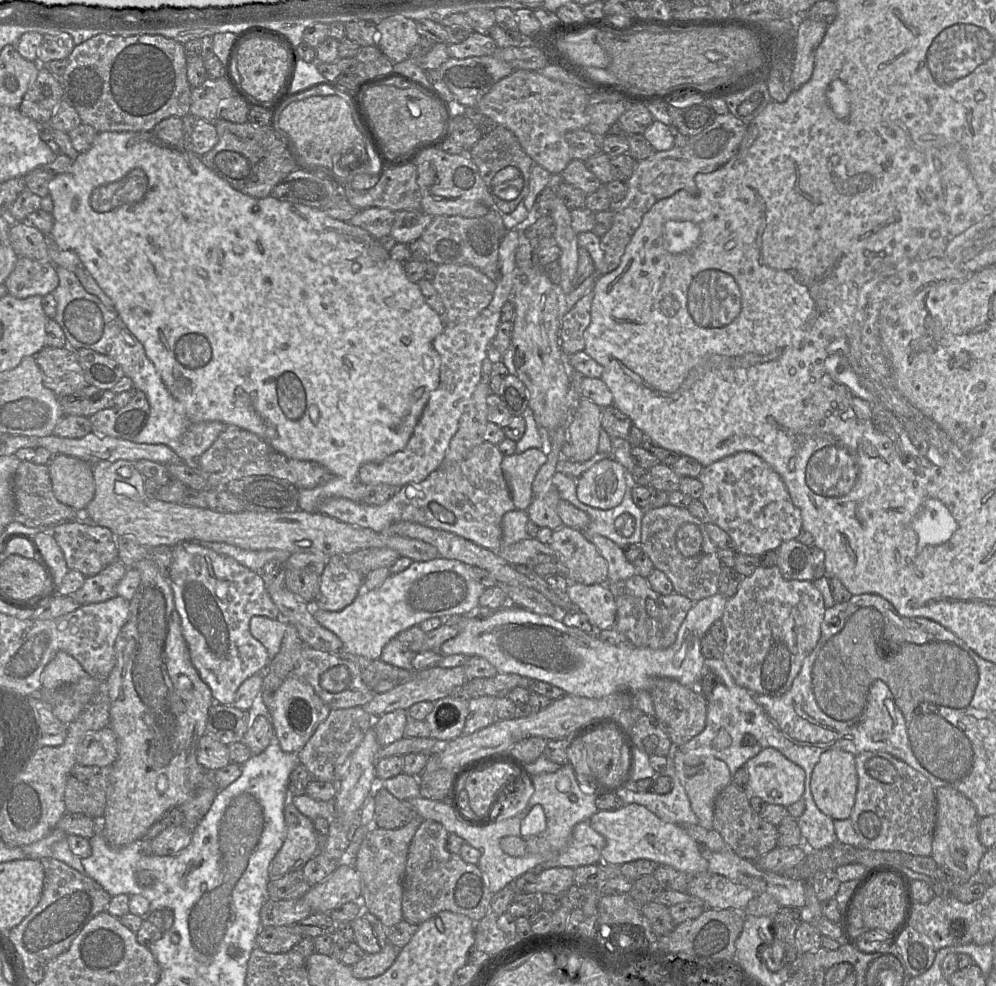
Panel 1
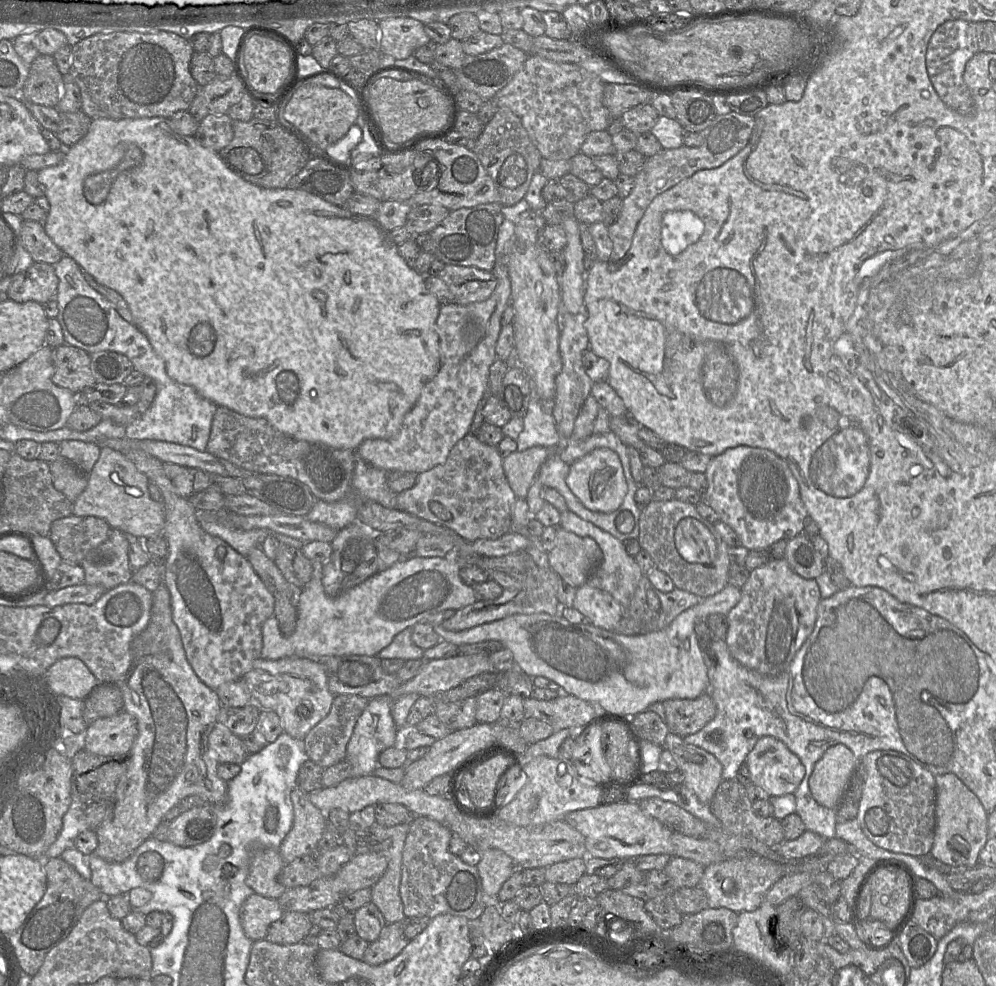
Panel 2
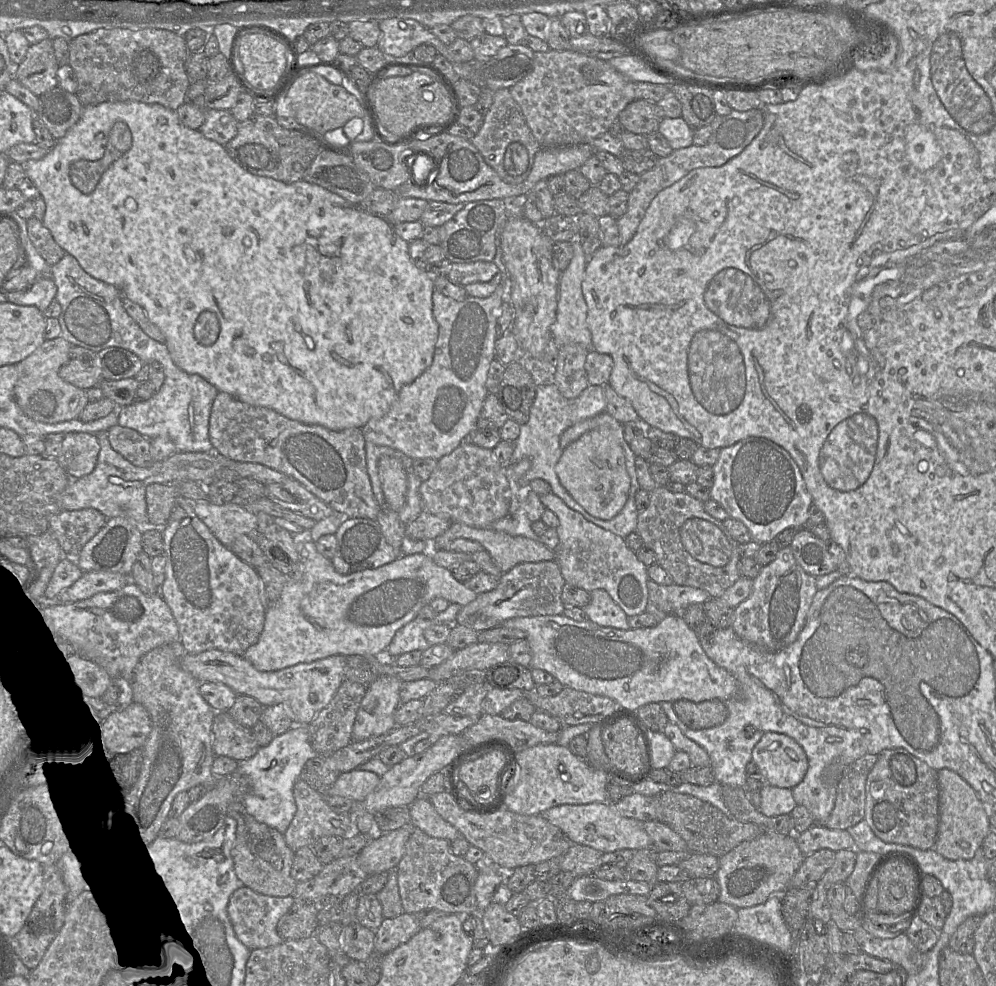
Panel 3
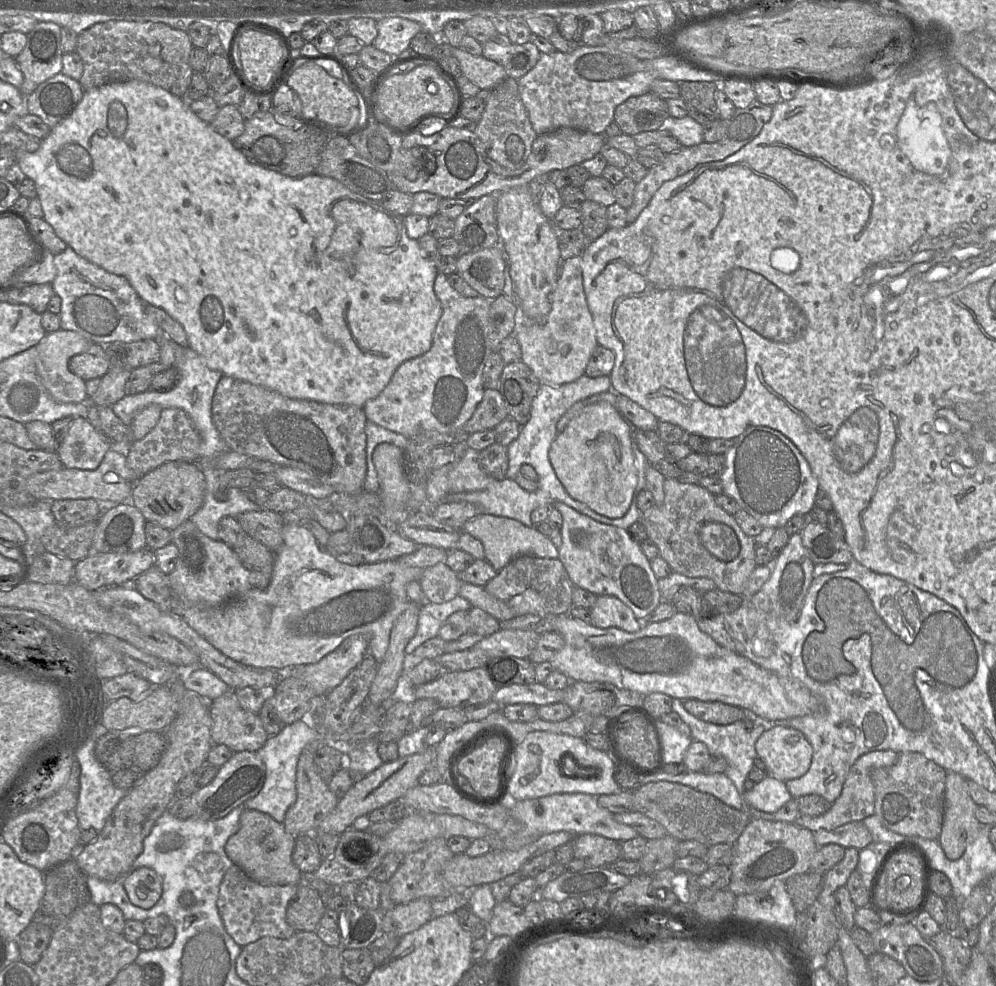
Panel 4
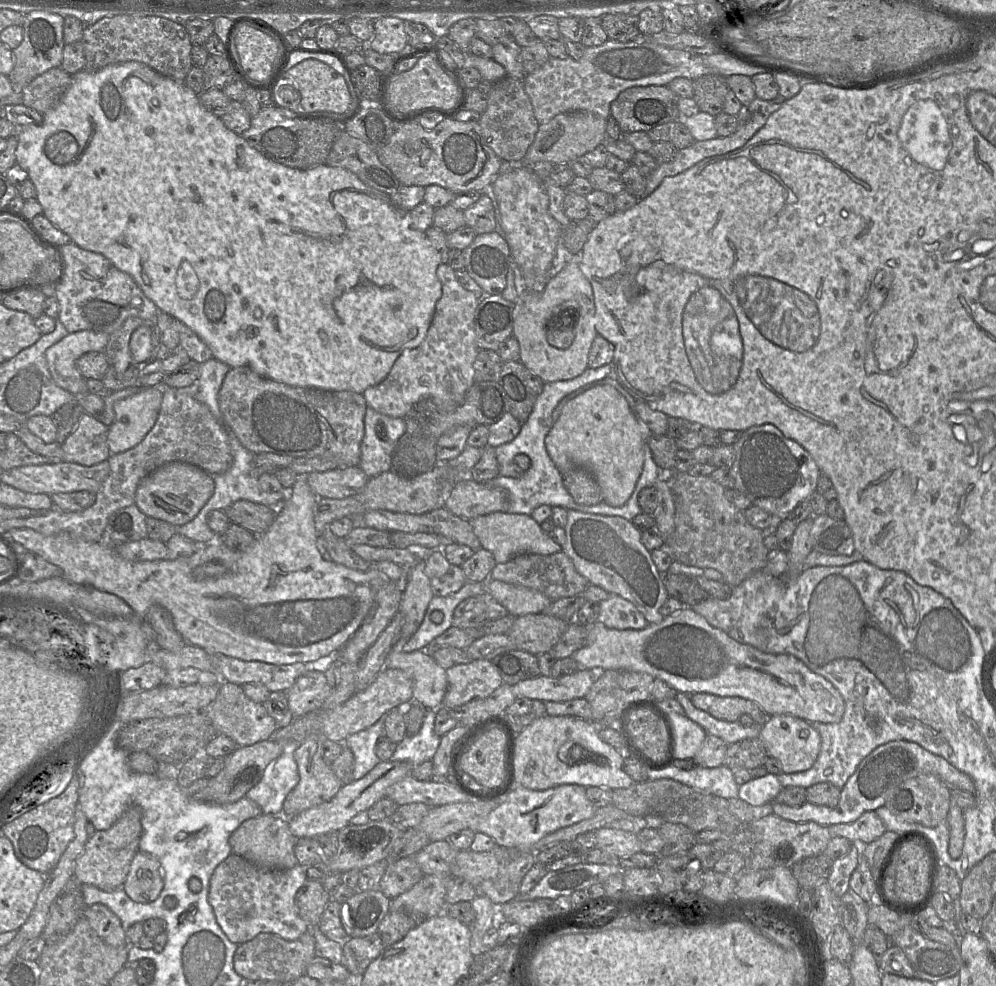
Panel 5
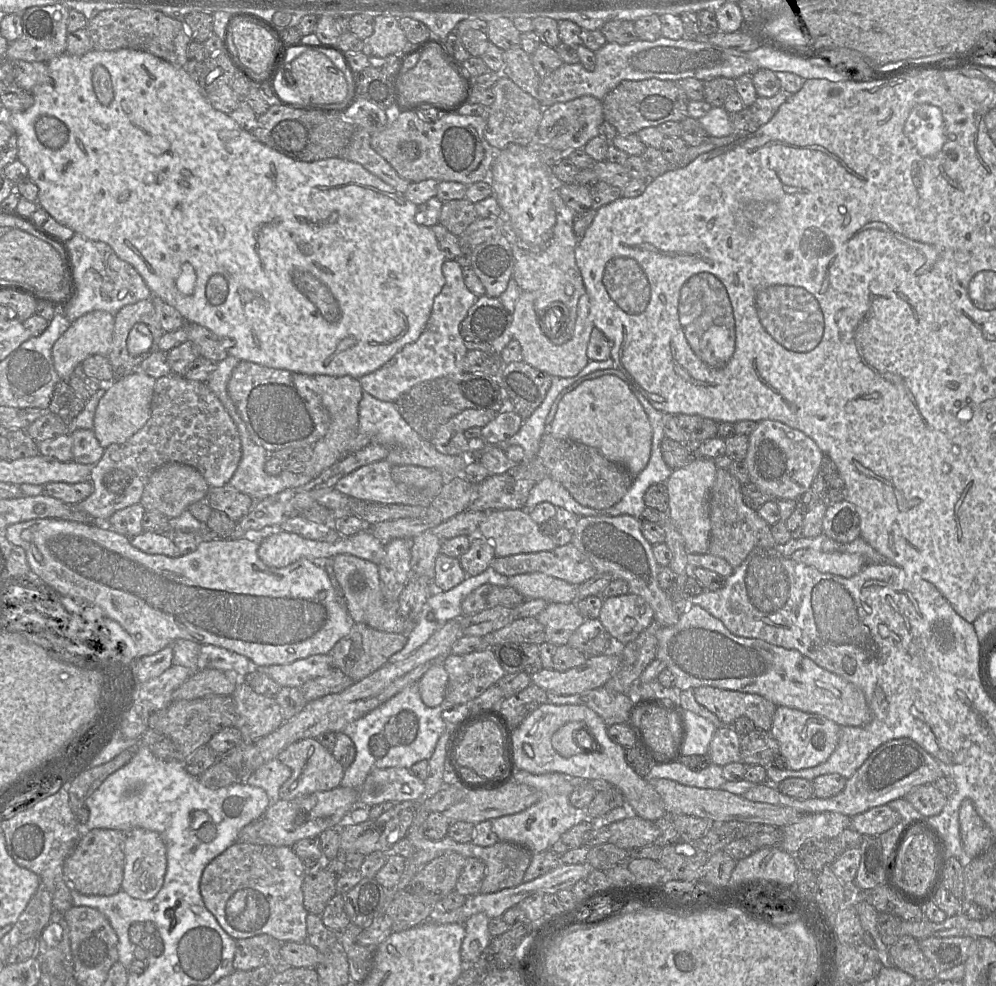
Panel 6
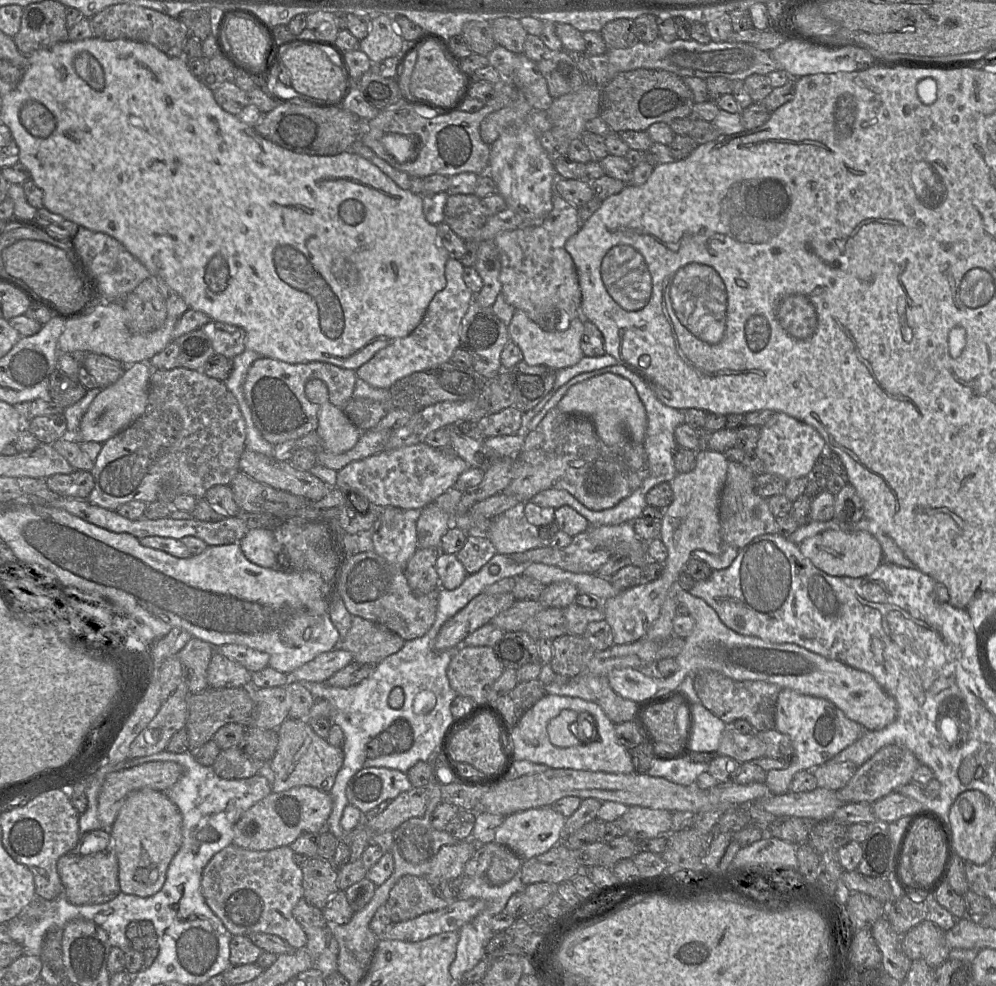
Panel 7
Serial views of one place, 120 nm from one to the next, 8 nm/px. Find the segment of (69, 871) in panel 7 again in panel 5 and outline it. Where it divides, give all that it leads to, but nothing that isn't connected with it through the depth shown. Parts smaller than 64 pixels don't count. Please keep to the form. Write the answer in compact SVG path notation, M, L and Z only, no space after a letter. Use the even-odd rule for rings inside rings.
M132 806L108 830L96 830L93 836L89 837L82 855L76 861L74 878L81 884L93 885L107 892L122 888L131 862L139 850L143 832L141 816L141 808Z

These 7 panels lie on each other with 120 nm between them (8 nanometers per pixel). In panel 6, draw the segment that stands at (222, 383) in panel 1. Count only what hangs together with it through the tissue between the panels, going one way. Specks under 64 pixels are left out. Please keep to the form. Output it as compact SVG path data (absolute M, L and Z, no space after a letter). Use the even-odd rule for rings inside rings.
M133 49L115 51L92 50L82 56L71 56L65 52L50 60L47 66L49 82L35 86L32 91L34 99L32 106L23 112L5 114L6 122L17 136L17 159L27 167L28 177L39 188L38 206L44 208L57 222L71 228L74 232L82 234L87 239L107 243L121 260L129 263L138 271L153 295L159 296L173 306L187 322L199 324L220 337L233 340L234 344L229 349L228 356L269 368L284 369L307 375L351 376L360 379L362 376L379 369L405 345L415 342L420 337L430 318L434 299L446 283L442 270L446 257L439 247L433 230L416 222L418 206L410 202L404 194L399 193L356 162L348 161L341 157L312 162L299 161L264 145L251 132L241 128L229 115L213 108L207 99L206 93L202 90L199 83L187 73L185 68L176 67L153 54Z

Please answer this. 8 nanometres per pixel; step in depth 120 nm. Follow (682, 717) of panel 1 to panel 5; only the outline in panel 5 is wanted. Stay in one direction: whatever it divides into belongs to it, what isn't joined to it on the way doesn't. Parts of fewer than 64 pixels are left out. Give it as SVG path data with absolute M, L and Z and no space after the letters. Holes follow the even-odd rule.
M710 693L690 695L692 704L711 716L727 722L735 722L743 714L749 715L755 723L763 725L768 715L755 702L741 697L722 697Z

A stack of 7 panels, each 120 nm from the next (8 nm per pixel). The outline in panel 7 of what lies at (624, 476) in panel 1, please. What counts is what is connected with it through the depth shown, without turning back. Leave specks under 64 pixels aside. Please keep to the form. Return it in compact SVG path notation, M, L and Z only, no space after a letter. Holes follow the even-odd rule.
M605 373L570 387L556 407L565 413L589 418L598 437L608 446L620 445L627 440L643 444L646 438L647 414L636 389L626 378Z

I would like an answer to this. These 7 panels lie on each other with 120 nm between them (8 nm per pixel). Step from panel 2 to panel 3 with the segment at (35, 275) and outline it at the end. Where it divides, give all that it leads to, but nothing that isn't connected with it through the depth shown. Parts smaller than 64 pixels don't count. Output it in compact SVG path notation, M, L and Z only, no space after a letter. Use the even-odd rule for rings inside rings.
M50 269L49 274L44 274L39 276L30 286L26 287L25 289L19 290L19 291L12 291L5 293L7 301L11 302L16 305L30 305L37 307L41 312L45 311L47 307L51 304L51 302L55 299L57 293L57 287L55 285L54 280L50 276Z

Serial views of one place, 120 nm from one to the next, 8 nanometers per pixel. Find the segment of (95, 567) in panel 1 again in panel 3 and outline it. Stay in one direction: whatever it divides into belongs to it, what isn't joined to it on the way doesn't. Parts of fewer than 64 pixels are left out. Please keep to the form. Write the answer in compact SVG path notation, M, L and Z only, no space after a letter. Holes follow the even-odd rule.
M93 508L61 510L49 521L49 530L67 557L77 557L84 545L105 525L107 518Z

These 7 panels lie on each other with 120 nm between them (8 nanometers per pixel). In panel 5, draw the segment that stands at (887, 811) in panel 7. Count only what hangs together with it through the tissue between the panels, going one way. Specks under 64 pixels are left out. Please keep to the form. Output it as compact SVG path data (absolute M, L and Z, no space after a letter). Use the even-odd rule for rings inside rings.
M875 811L864 812L858 819L850 823L841 823L828 826L831 837L844 837L851 842L860 841L868 844L885 831L885 825Z

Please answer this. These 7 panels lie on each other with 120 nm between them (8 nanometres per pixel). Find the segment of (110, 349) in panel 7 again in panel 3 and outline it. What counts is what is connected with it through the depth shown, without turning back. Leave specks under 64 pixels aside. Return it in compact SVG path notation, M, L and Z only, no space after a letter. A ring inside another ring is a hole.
M62 336L45 340L32 354L17 363L18 379L14 387L15 400L25 415L48 424L78 419L88 404L86 391L59 376L60 368L68 362L72 345Z

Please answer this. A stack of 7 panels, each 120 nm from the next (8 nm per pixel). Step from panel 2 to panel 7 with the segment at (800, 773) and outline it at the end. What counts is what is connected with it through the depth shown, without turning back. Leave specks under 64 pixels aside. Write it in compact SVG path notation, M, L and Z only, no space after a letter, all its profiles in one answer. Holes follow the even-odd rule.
M781 689L778 695L775 714L775 729L790 737L794 753L791 764L785 769L772 769L767 772L765 785L770 794L783 794L790 791L794 775L802 770L813 770L831 760L839 752L853 744L864 732L863 726L849 719L832 702L792 689Z

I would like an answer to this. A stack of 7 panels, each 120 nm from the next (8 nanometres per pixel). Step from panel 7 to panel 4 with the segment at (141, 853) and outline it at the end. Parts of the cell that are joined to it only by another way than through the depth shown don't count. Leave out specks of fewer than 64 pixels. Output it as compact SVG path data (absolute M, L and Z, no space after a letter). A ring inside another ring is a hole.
M148 867L134 870L123 885L131 903L143 909L152 908L163 892L161 876Z

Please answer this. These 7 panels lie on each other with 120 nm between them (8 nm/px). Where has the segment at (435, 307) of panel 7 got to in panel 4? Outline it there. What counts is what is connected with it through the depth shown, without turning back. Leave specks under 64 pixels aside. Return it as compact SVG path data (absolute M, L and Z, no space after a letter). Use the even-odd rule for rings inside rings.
M439 272L434 281L434 292L442 307L442 314L435 327L431 348L418 357L403 362L394 372L381 393L364 405L366 420L390 431L402 434L407 439L421 431L436 430L453 433L473 415L484 394L483 368L493 352L489 341L489 309L491 300L485 297L465 297L449 283L447 275Z

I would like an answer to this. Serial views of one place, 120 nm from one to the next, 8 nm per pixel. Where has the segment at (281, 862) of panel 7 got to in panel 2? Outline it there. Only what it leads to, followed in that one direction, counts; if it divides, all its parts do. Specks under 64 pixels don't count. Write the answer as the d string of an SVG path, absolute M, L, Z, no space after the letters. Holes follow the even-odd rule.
M253 893L244 901L240 911L240 921L245 935L252 942L265 939L269 926L283 913L277 899Z

